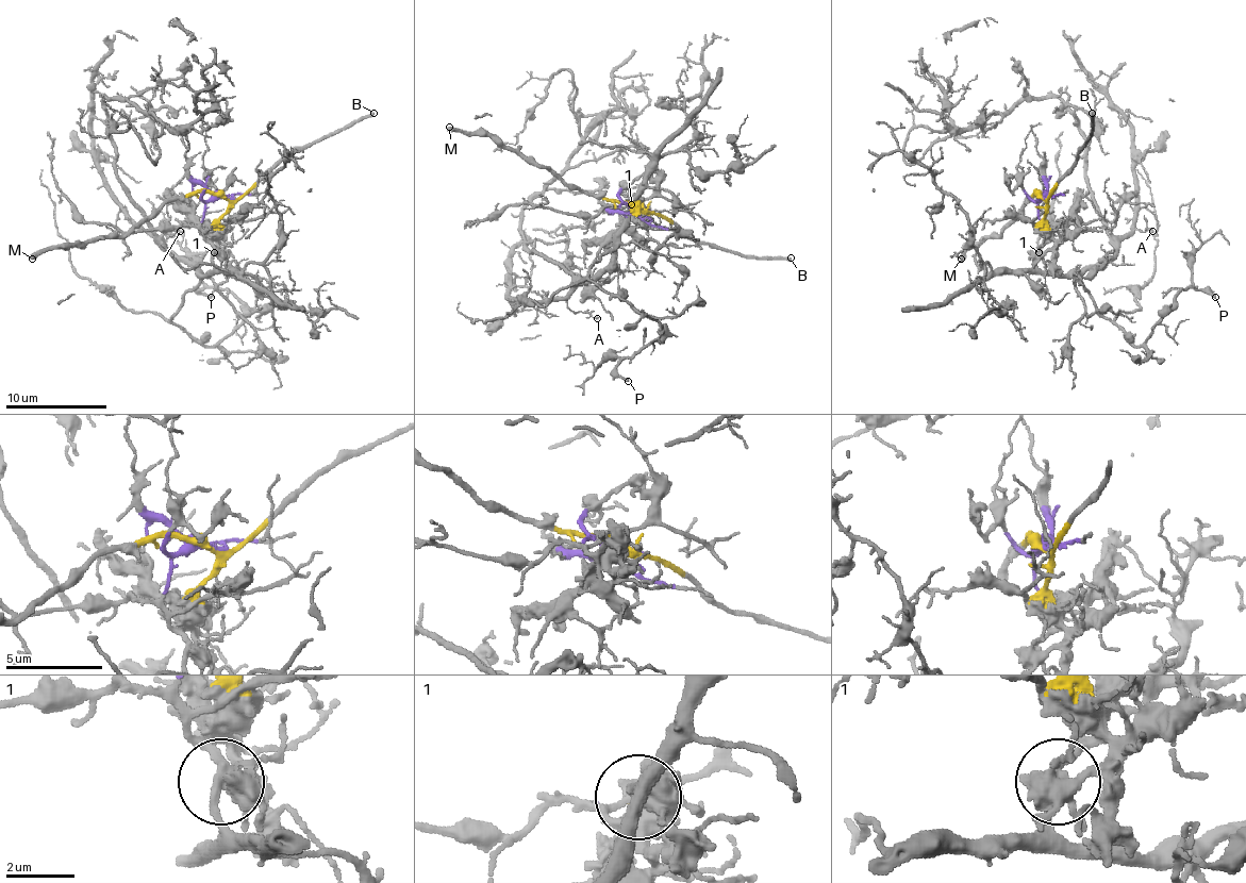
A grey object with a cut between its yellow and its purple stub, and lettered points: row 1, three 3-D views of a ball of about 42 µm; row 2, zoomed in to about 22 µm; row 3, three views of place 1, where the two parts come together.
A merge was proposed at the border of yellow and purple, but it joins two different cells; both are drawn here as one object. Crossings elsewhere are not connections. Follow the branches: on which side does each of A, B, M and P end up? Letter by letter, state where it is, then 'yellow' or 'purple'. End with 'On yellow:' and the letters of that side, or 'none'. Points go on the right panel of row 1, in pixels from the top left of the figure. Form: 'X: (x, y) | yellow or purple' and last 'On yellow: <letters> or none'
A: (1152, 231) | purple
B: (1092, 113) | yellow
M: (961, 259) | yellow
P: (1215, 297) | purple
On yellow: B, M

